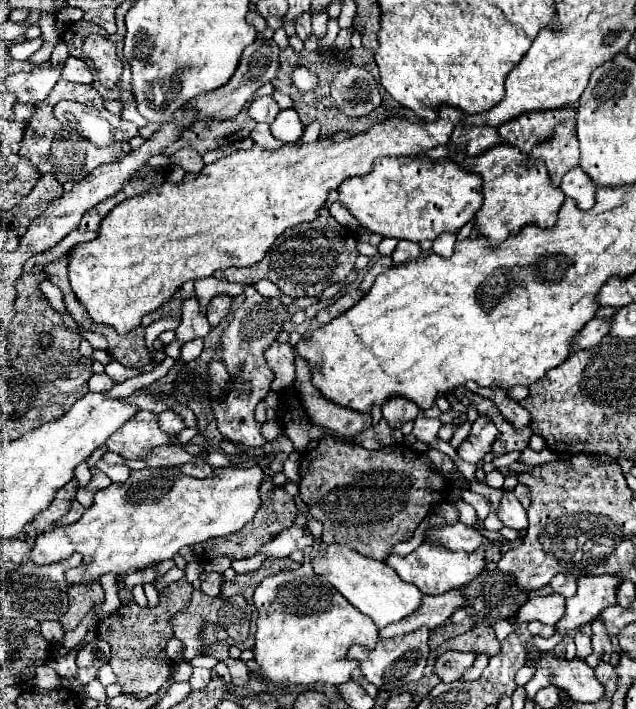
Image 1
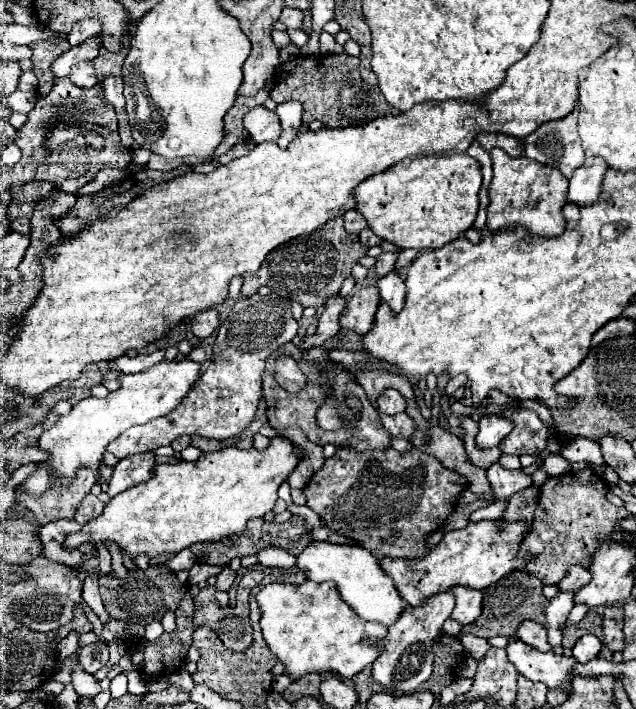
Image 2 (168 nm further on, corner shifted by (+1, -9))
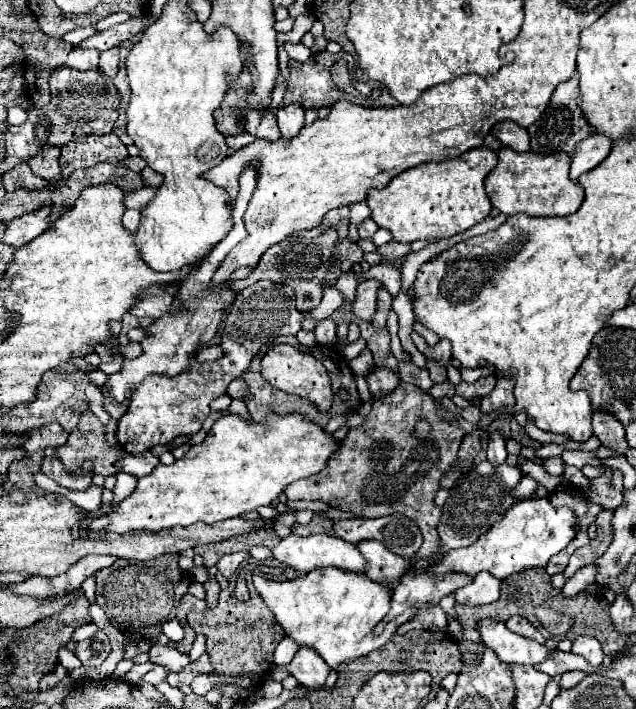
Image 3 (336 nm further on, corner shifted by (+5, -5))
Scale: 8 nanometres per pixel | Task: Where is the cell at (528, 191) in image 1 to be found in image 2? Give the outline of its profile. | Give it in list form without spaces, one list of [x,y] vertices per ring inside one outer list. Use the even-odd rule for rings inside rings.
[[[492,148],[490,156],[494,162],[494,180],[490,184],[490,204],[486,208],[488,230],[498,232],[510,224],[520,224],[530,234],[540,236],[556,236],[564,232],[566,220],[562,216],[562,208],[568,202],[568,180],[562,176],[562,172],[536,160],[528,160],[526,156],[512,158],[500,148]]]

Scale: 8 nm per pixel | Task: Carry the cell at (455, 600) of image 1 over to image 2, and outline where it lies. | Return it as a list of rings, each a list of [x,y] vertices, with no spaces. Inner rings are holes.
[[[454,586],[452,592],[456,596],[456,608],[452,612],[452,618],[460,624],[474,622],[482,612],[482,590],[474,590],[470,586]]]

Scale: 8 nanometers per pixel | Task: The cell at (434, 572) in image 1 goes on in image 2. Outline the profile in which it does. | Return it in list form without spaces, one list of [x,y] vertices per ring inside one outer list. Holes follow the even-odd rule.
[[[526,520],[470,522],[462,530],[446,532],[442,542],[436,548],[432,548],[424,560],[382,558],[380,568],[394,580],[394,586],[396,586],[400,598],[410,606],[418,606],[428,596],[432,596],[436,592],[444,592],[456,584],[468,584],[476,590],[482,590],[482,588],[488,588],[490,584],[498,582],[508,572],[526,566],[526,562],[532,556],[528,552],[522,552],[520,544],[530,530],[532,530],[532,522],[526,522]]]

